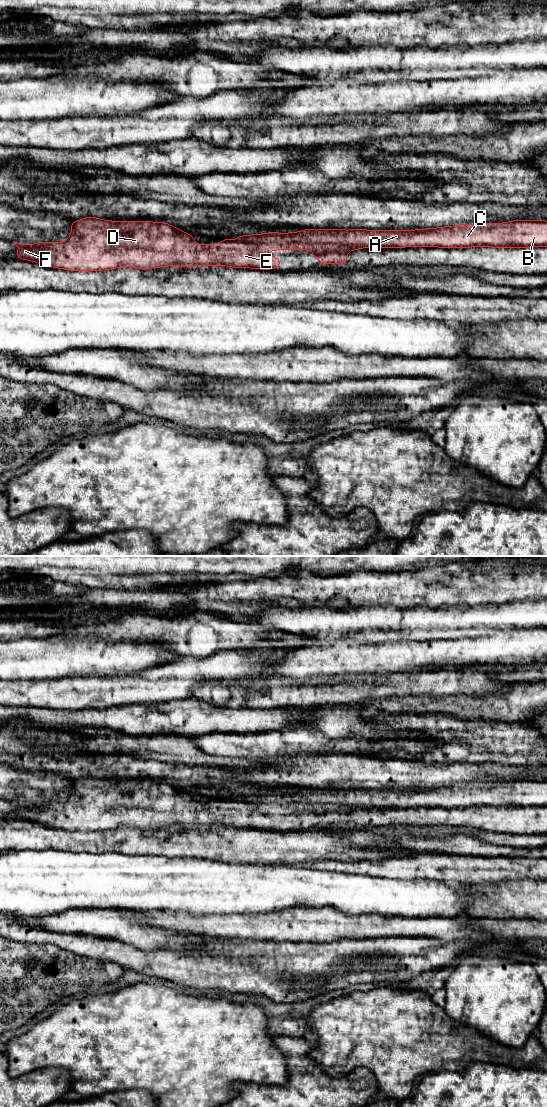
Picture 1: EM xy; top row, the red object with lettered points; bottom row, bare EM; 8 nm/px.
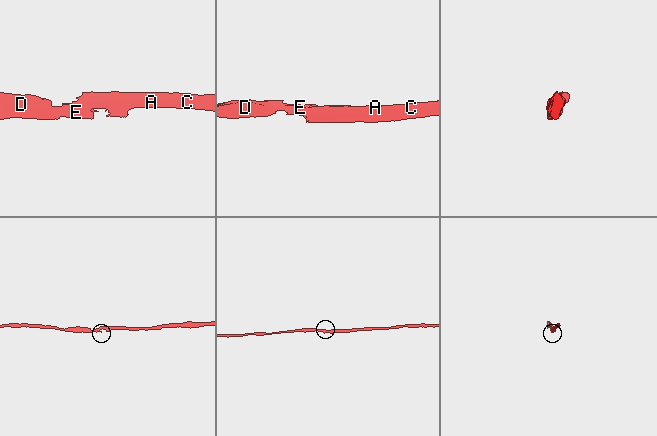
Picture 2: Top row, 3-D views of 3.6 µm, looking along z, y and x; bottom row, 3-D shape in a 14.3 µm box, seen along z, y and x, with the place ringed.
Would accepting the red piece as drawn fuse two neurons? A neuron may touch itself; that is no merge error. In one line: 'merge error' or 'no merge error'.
merge error

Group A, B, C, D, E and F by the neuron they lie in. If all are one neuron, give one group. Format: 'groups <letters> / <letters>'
groups A B C / D E F

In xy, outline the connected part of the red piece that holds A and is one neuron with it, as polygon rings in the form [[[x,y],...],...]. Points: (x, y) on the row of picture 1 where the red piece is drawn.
[[[547,221],[459,224],[416,230],[304,229],[299,232],[238,235],[248,243],[332,243],[366,248],[529,248],[547,246]]]

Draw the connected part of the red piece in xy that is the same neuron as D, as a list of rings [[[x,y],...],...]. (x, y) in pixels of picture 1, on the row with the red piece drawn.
[[[86,217],[70,224],[72,233],[64,242],[38,242],[14,244],[19,248],[15,258],[43,264],[45,266],[72,271],[101,271],[118,267],[151,269],[165,266],[193,267],[229,266],[270,270],[280,266],[281,259],[266,254],[268,250],[312,250],[317,261],[324,265],[347,264],[350,250],[361,250],[361,246],[332,243],[248,243],[234,239],[221,240],[219,244],[197,245],[192,235],[171,224],[152,221],[110,221]]]

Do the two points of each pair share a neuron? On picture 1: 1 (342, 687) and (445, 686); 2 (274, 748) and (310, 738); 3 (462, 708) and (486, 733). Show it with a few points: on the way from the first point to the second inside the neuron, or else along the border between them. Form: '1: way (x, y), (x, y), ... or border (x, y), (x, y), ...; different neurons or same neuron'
1: way (368, 687), (419, 685); same neuron
2: way (283, 741), (301, 741); same neuron
3: border (451, 715), (457, 718), (486, 719), (496, 722); different neurons

